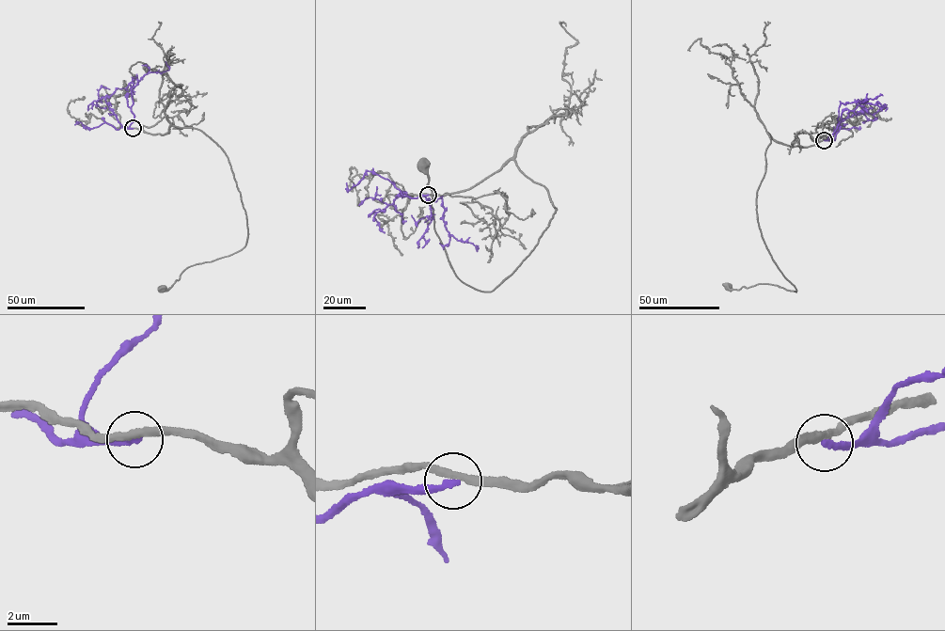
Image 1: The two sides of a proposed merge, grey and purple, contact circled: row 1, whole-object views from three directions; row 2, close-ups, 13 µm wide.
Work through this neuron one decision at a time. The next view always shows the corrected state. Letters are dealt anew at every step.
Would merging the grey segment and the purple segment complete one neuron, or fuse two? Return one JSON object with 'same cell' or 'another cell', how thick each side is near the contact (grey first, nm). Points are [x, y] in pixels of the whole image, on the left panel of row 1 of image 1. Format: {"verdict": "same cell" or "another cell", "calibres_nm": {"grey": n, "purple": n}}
{"verdict": "another cell", "calibres_nm": {"grey": 300, "purple": 280}}

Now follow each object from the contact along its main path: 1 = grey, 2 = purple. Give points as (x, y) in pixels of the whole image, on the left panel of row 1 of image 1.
1: (133, 128), (164, 135), (171, 126), (200, 130), (228, 158), (246, 213), (245, 245), (189, 266), (162, 289)
2: (133, 128), (129, 127), (133, 119), (132, 88), (149, 72), (167, 70), (165, 61)

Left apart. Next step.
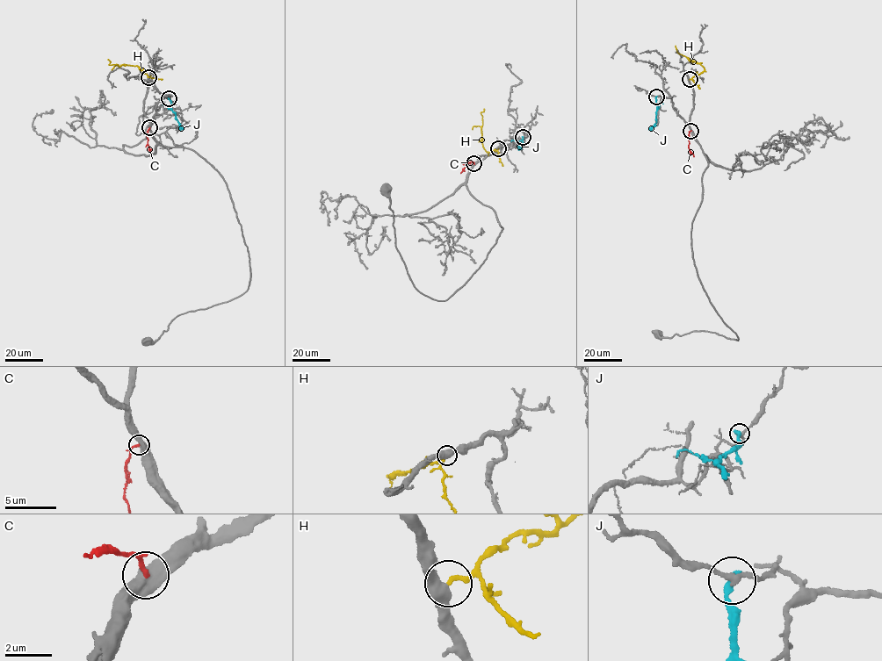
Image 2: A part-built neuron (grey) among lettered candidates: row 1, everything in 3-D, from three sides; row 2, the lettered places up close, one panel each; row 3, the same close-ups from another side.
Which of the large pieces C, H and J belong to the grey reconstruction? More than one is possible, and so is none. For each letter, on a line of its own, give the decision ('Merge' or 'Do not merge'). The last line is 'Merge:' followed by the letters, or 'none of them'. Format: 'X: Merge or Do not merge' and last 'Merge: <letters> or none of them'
C: Do not merge
H: Merge
J: Do not merge
Merge: H

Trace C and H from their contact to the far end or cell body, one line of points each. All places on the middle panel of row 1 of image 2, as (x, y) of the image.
C: (473, 164), (471, 161), (466, 165), (461, 173)
H: (498, 148), (487, 153), (483, 147), (480, 112), (484, 109)

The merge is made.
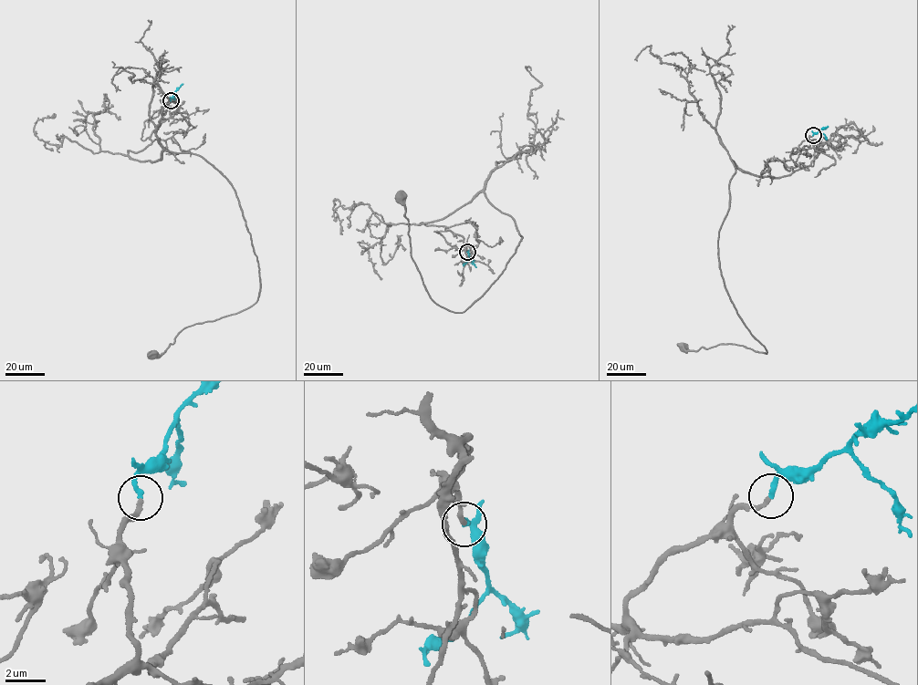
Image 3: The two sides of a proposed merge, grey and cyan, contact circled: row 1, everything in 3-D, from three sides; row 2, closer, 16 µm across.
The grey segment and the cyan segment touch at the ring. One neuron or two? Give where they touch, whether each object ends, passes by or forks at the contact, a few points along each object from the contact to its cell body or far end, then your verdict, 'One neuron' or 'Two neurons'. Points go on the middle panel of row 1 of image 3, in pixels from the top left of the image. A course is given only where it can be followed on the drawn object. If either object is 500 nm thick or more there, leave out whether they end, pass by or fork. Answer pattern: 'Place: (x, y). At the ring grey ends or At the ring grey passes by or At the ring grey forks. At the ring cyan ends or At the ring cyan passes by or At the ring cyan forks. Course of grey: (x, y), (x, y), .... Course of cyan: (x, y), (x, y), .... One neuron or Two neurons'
Place: (467, 252). At the ring grey ends. At the ring cyan ends. Course of grey: (467, 252), (448, 227), (419, 224), (483, 192), (522, 237), (483, 295), (455, 313), (430, 297), (400, 198). Course of cyan: (467, 252), (476, 267). One neuron

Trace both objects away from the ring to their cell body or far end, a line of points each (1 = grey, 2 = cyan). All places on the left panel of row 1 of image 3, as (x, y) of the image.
1: (170, 100), (152, 142), (128, 154), (189, 152), (227, 179), (261, 285), (252, 306), (152, 356)
2: (171, 100), (182, 83)

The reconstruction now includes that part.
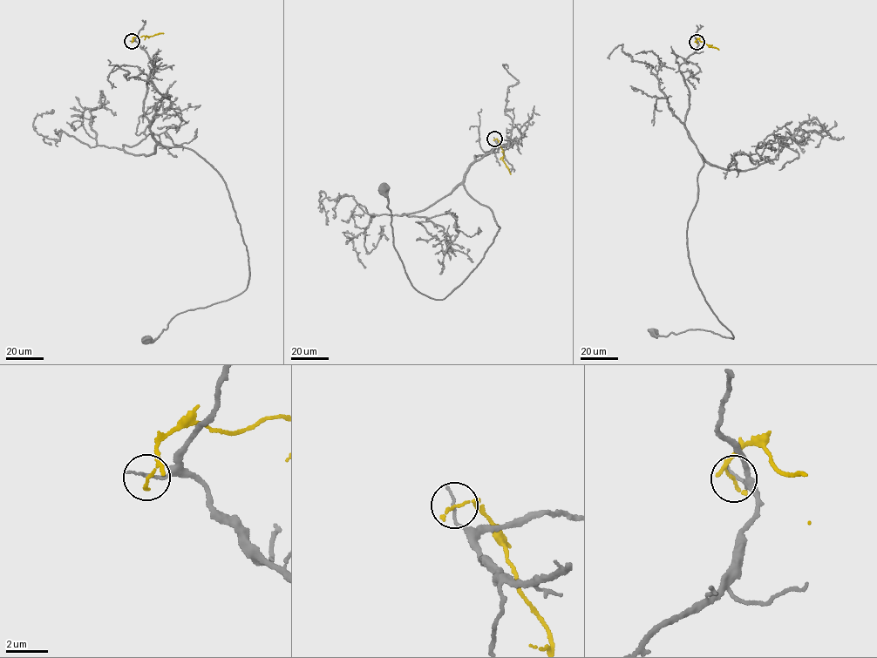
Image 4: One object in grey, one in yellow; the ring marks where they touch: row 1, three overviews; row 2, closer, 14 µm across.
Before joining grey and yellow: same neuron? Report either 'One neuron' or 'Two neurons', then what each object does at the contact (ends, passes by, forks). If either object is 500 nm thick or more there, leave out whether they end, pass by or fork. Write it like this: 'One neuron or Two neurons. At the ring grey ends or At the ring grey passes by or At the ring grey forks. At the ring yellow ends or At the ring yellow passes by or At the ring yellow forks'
Two neurons. At the ring grey ends. At the ring yellow passes by

